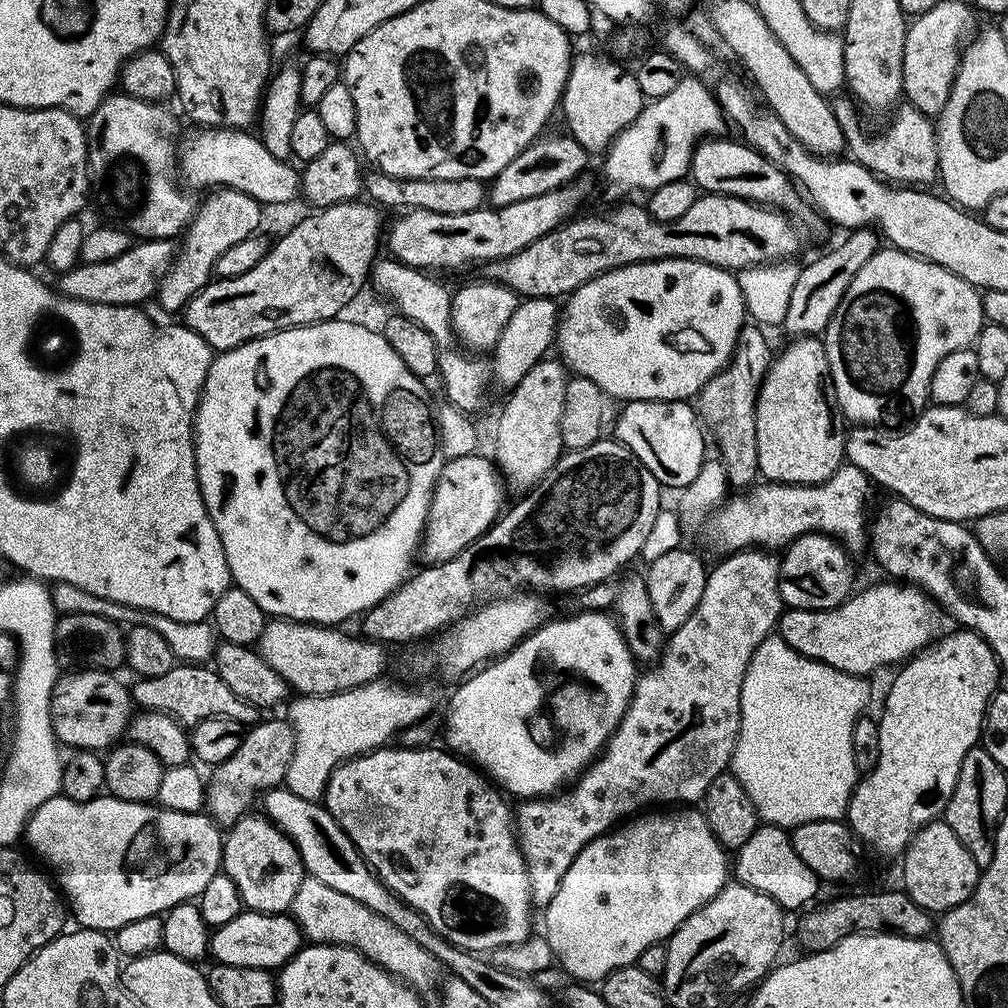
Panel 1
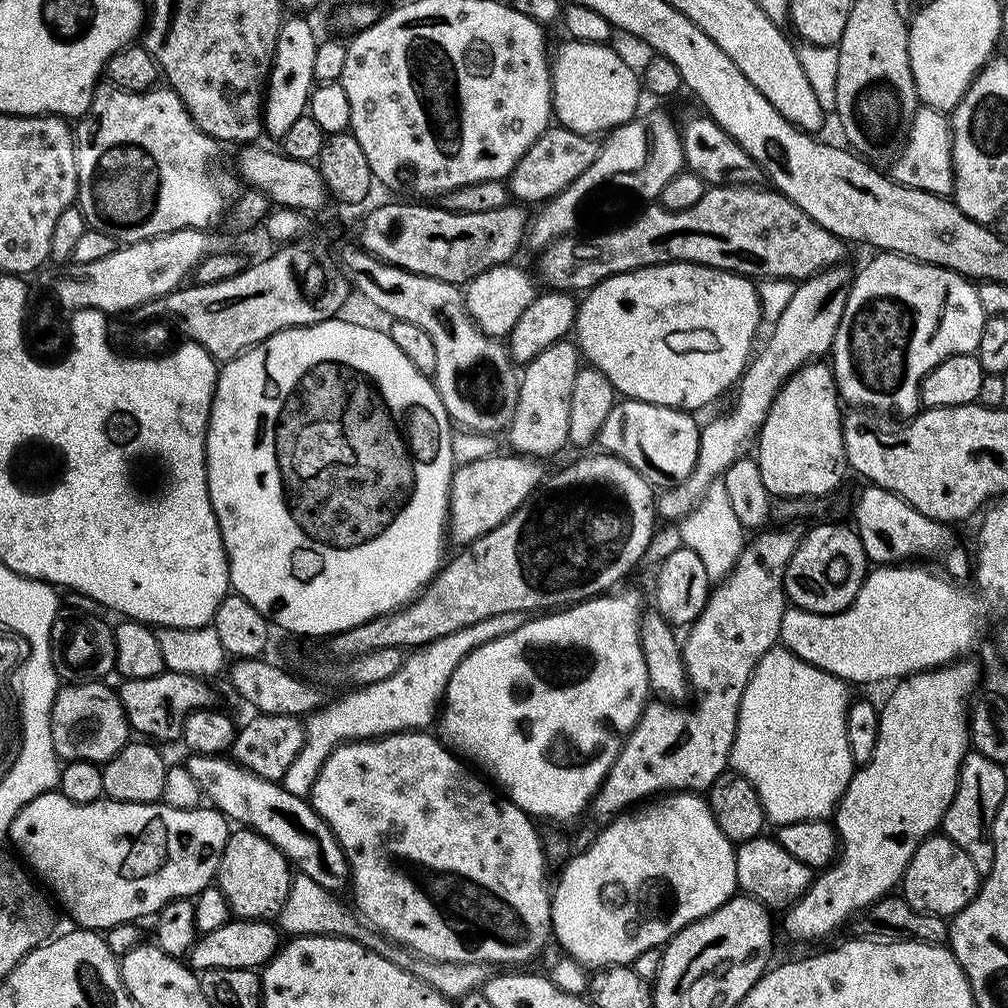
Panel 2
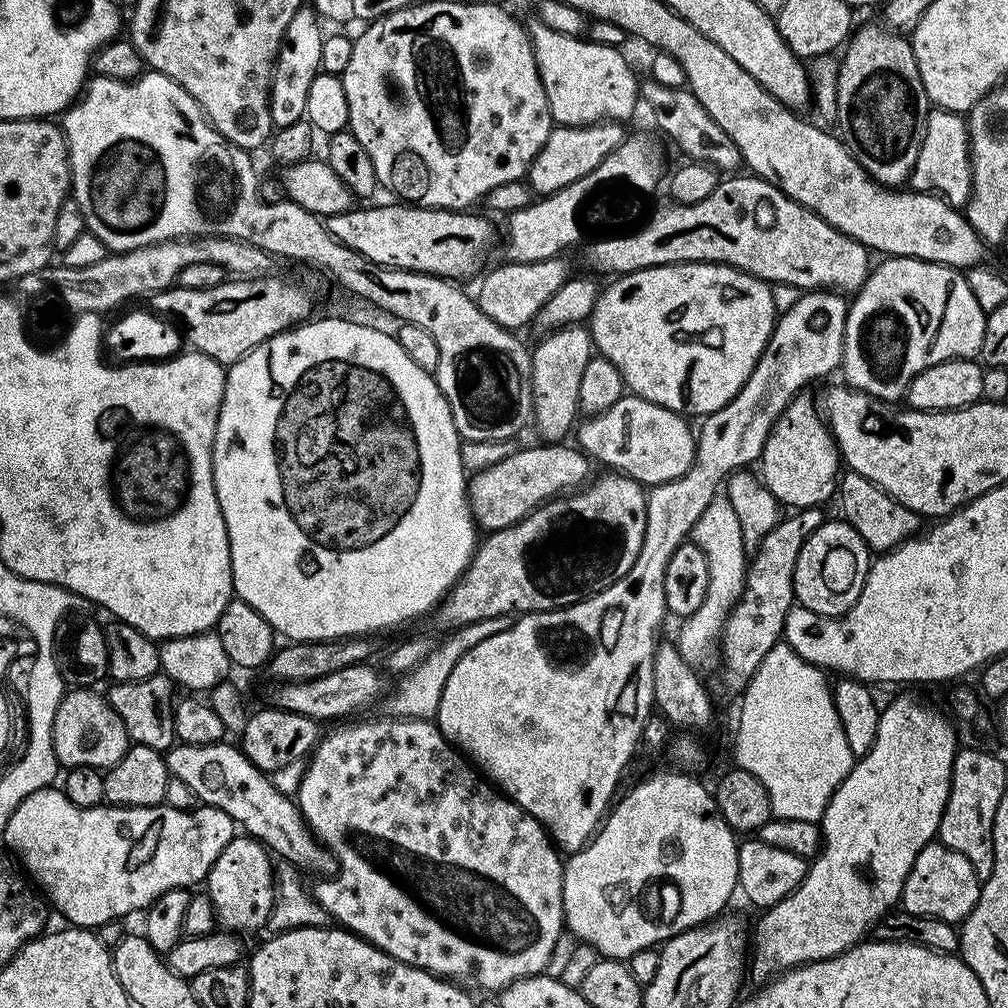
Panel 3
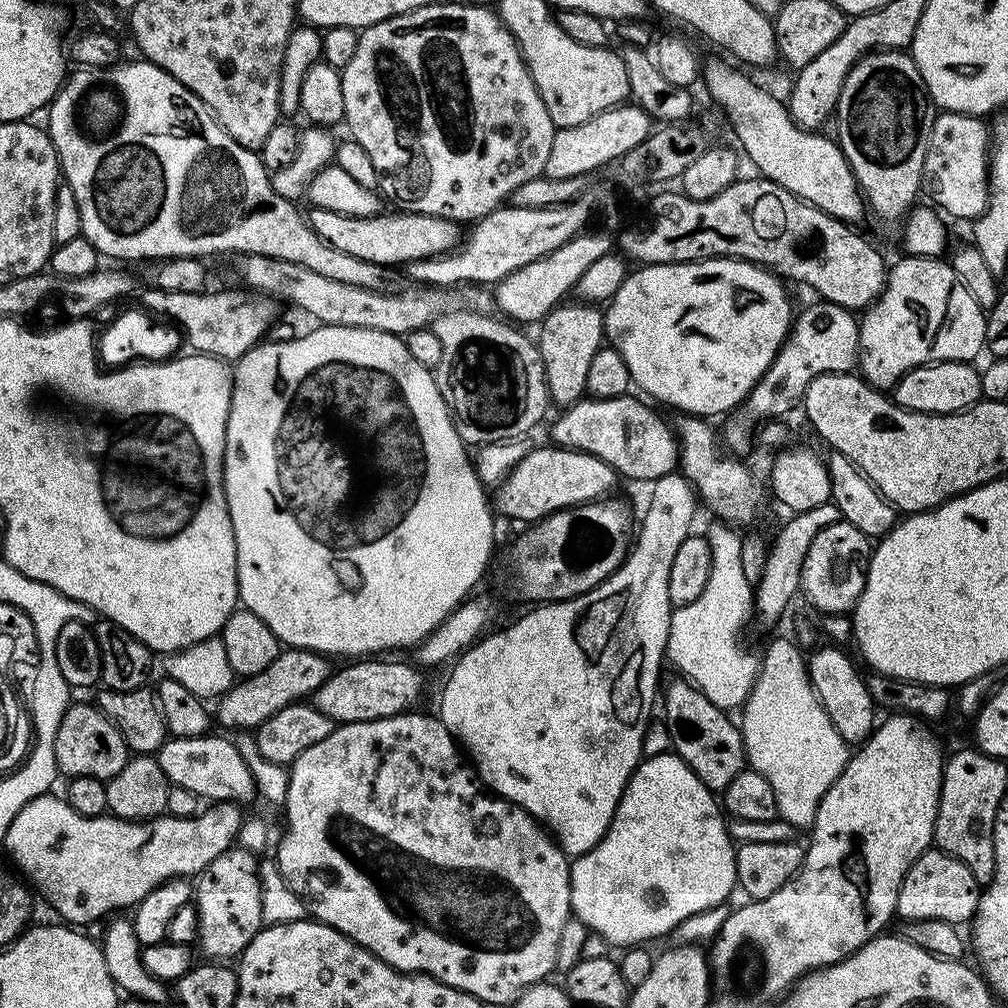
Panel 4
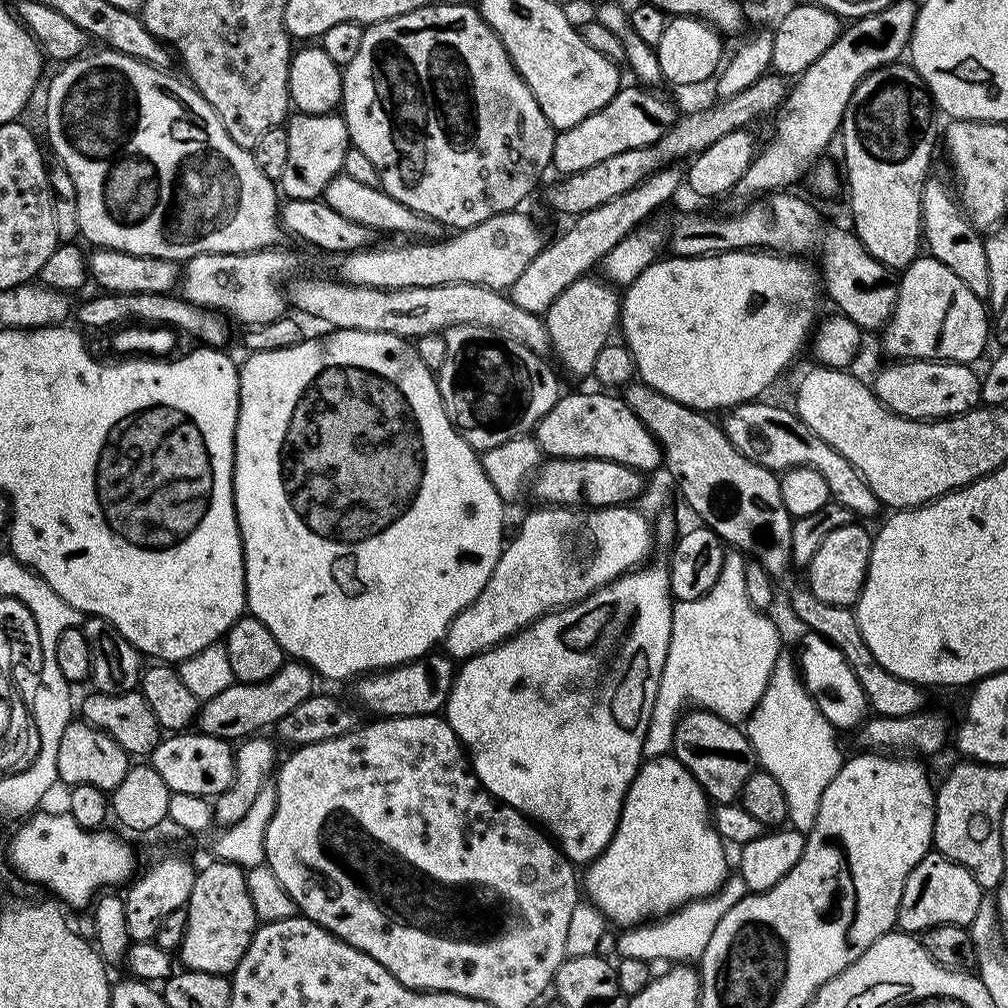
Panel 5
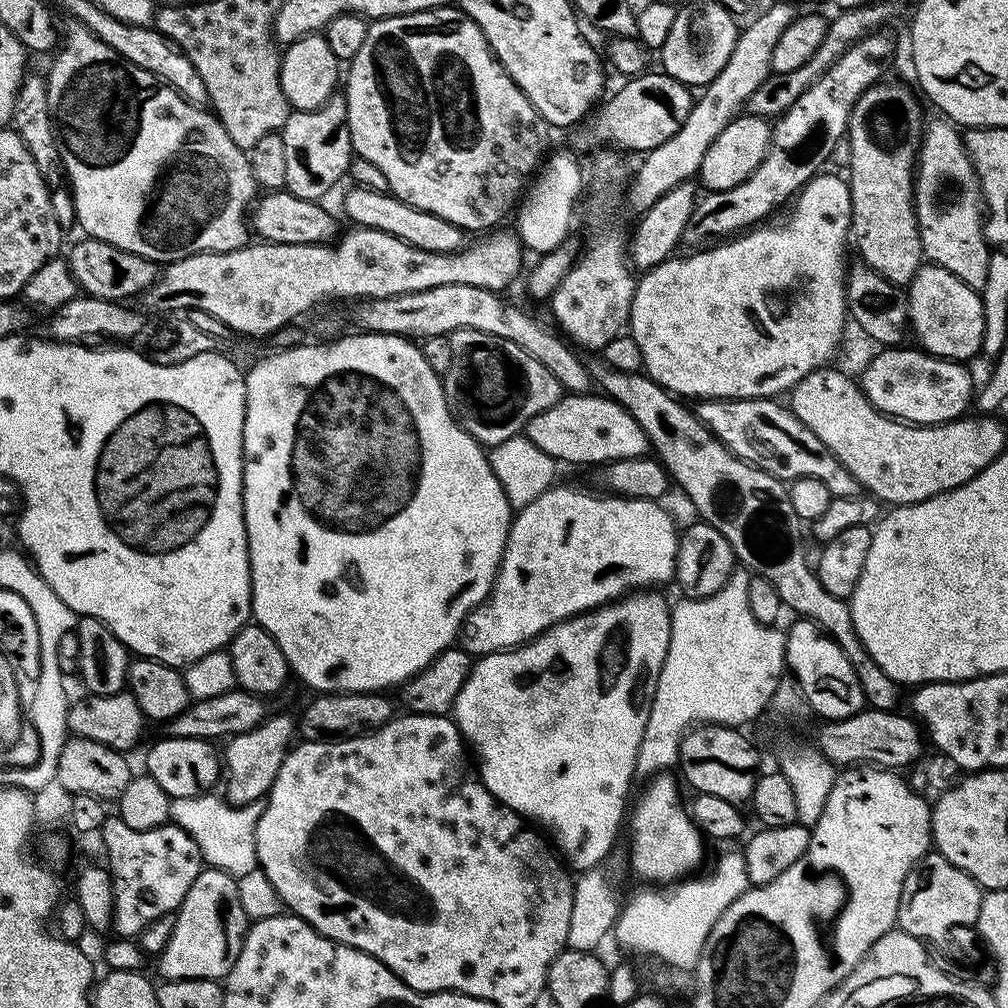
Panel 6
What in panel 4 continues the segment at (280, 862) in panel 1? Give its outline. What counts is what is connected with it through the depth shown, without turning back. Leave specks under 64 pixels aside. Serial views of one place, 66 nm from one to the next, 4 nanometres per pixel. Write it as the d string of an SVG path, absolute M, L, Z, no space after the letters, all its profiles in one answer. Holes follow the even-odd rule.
M233 846L228 848L214 862L210 862L208 871L201 872L194 880L194 903L198 910L198 926L200 938L198 948L205 952L205 957L216 962L228 962L233 958L239 958L244 953L246 946L260 933L264 924L262 914L262 890L260 889L259 874L257 872L258 860L247 849Z

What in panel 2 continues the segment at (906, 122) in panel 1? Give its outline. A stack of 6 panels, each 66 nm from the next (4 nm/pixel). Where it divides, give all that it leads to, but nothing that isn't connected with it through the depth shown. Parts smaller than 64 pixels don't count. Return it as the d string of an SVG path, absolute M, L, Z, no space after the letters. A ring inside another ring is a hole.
M927 106L917 108L912 116L911 124L906 129L906 139L891 164L890 176L897 184L929 192L935 196L951 197L954 192L954 177L952 174L952 134L949 117L936 108Z

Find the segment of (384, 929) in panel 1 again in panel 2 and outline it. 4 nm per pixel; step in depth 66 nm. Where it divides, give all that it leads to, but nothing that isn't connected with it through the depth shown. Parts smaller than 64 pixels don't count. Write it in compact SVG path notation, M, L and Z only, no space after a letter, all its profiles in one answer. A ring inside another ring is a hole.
M295 873L287 900L276 915L276 922L280 930L288 936L338 936L346 937L367 946L375 952L400 965L415 977L420 978L434 987L439 993L451 1000L459 1000L471 992L483 989L486 981L496 973L495 965L490 963L452 963L445 960L428 960L418 957L400 945L394 945L384 939L382 935L373 931L359 918L359 915L345 902L338 900L333 891L319 886L309 875Z

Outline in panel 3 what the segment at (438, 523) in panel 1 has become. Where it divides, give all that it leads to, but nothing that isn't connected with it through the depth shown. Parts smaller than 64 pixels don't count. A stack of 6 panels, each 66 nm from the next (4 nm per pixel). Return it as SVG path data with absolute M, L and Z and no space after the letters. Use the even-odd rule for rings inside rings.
M544 442L541 448L520 446L502 458L502 462L475 473L468 481L468 505L472 507L472 518L477 525L485 533L511 528L540 505L581 487L589 479L590 460L579 447L569 444Z

